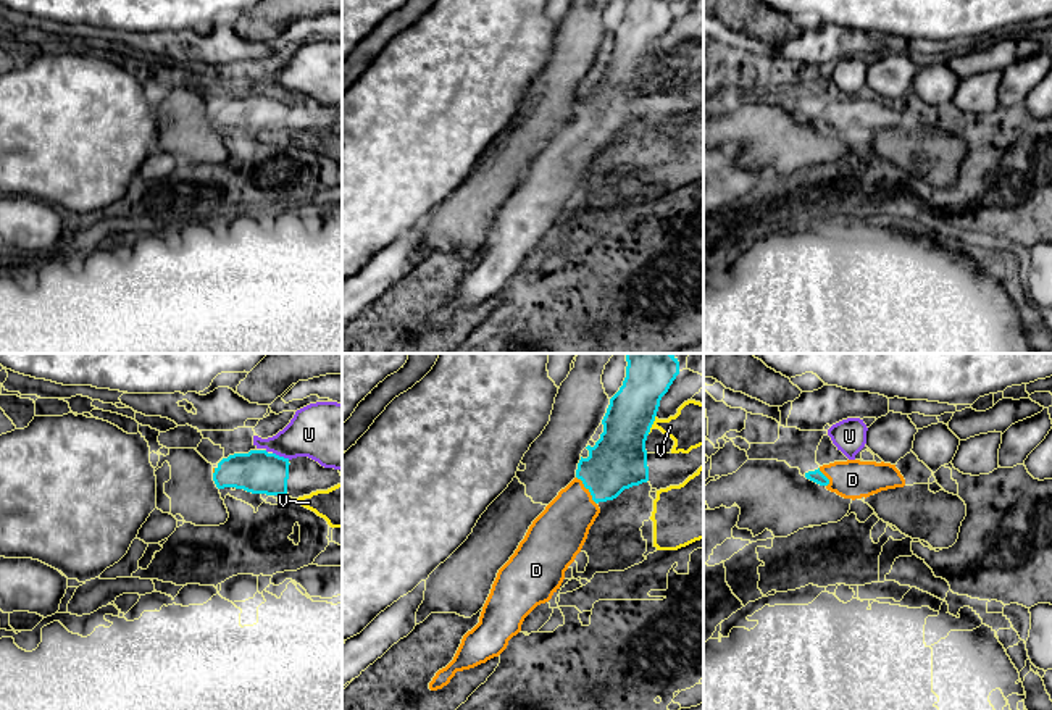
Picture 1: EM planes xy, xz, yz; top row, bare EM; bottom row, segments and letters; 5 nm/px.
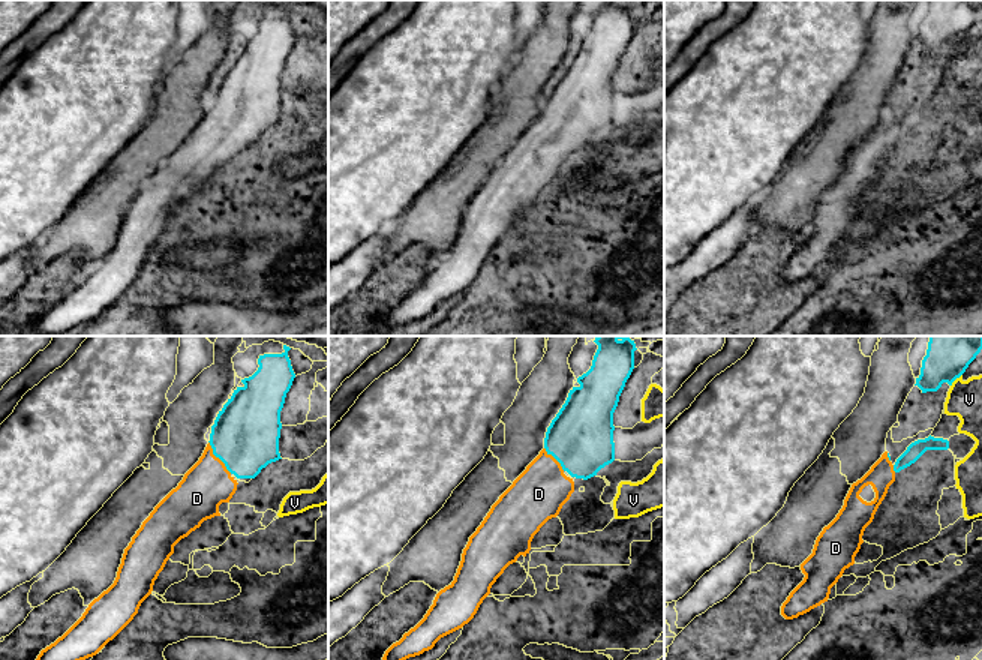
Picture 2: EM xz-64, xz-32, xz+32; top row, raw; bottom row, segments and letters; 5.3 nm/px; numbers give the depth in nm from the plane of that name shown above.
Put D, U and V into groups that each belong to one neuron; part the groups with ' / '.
D / U / V

